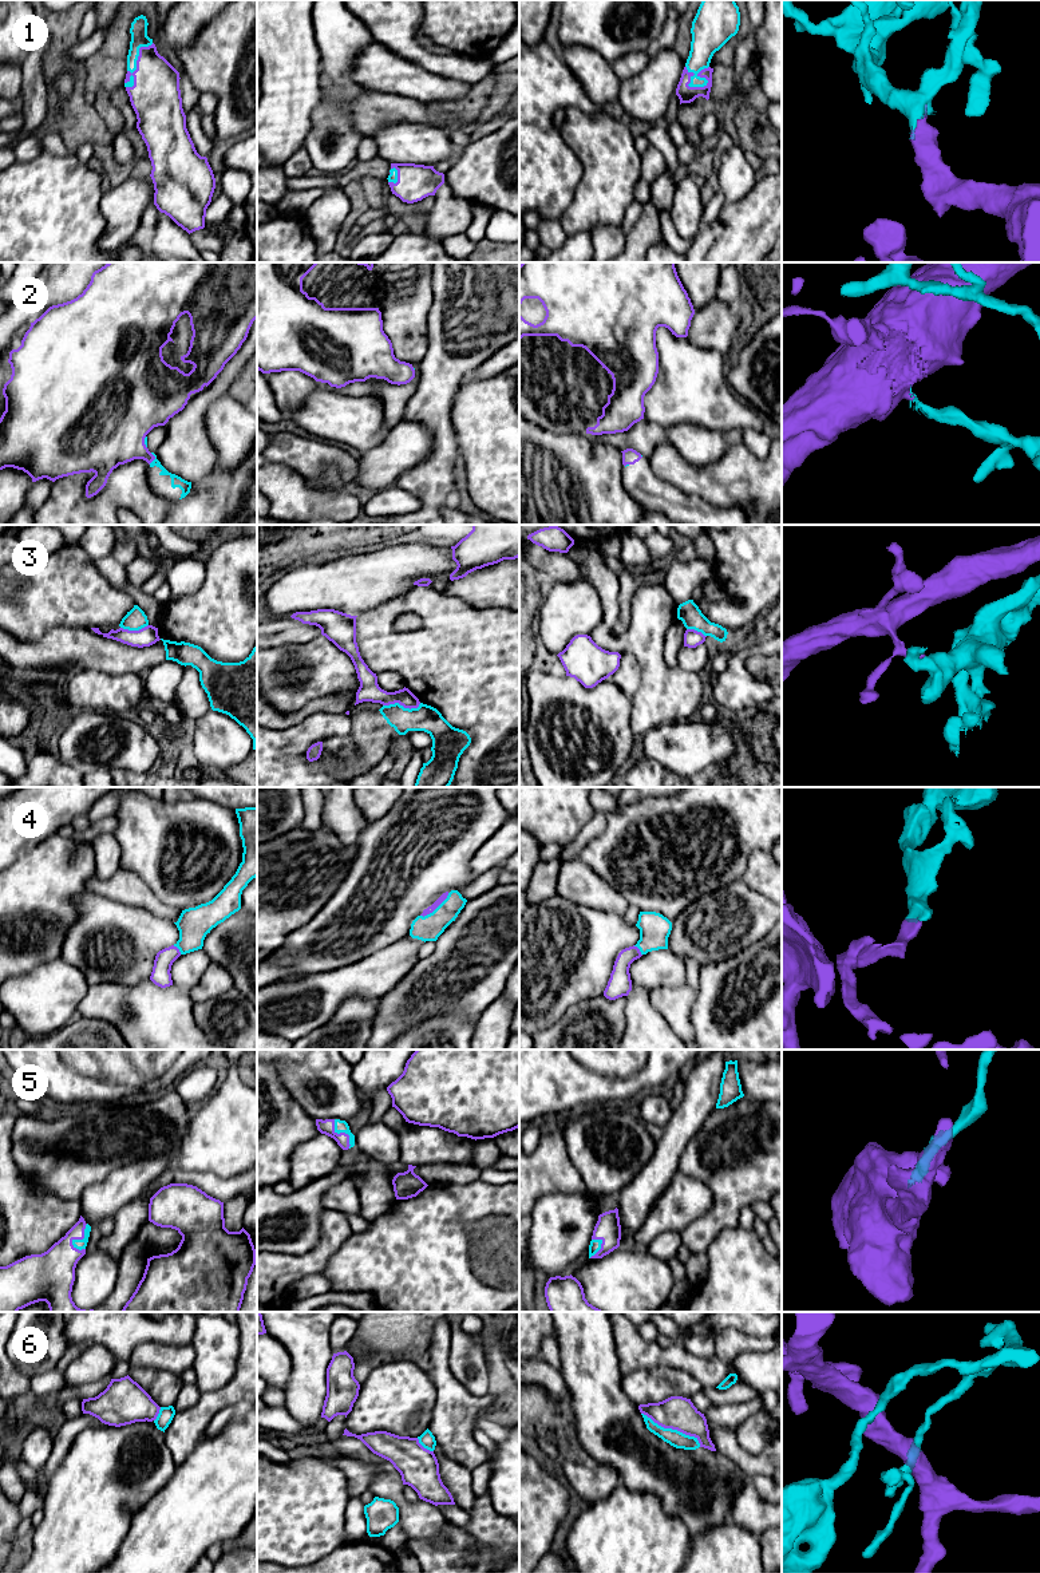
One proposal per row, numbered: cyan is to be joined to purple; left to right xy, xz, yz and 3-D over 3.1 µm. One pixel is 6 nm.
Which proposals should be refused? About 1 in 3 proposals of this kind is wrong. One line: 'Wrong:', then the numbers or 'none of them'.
Wrong: 3, 6

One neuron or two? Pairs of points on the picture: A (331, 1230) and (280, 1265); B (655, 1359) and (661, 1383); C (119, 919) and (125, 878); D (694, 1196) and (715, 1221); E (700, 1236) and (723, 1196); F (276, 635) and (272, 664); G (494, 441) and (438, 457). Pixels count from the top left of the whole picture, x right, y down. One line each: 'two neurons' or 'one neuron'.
A: one neuron
B: two neurons
C: two neurons
D: two neurons
E: one neuron
F: two neurons
G: two neurons

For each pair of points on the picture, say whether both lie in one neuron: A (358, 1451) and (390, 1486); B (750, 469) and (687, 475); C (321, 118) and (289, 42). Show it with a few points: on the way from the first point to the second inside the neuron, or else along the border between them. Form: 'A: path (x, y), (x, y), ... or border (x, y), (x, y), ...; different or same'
A: path (368, 1457), (387, 1475); same
B: path (734, 477), (703, 477); same
C: border (323, 94), (312, 113), (311, 131), (307, 135); different

